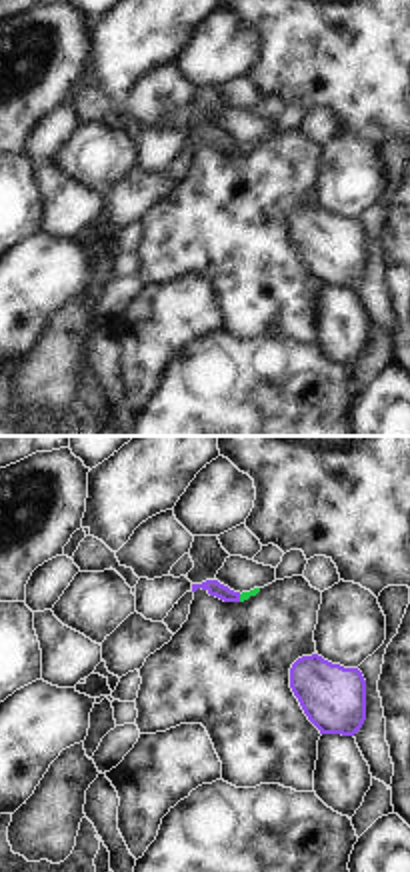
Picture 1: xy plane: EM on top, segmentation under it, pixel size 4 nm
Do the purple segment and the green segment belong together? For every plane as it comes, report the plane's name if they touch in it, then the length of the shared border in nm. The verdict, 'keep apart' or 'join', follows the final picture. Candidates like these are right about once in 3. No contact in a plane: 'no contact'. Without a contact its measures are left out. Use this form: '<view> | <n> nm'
xy | 30 nm

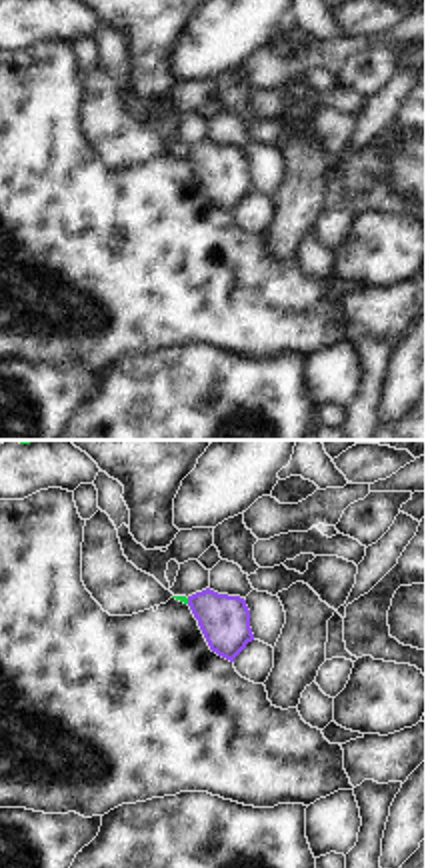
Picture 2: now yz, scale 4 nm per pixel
yz | 30 nm

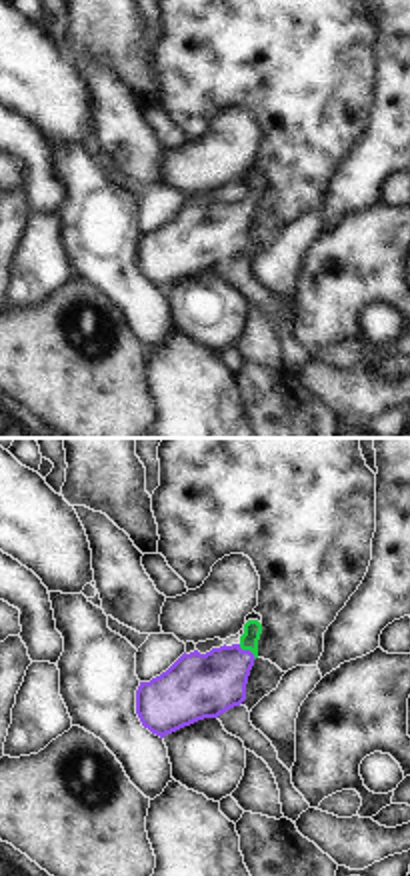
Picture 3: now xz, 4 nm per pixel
xz | 90 nm

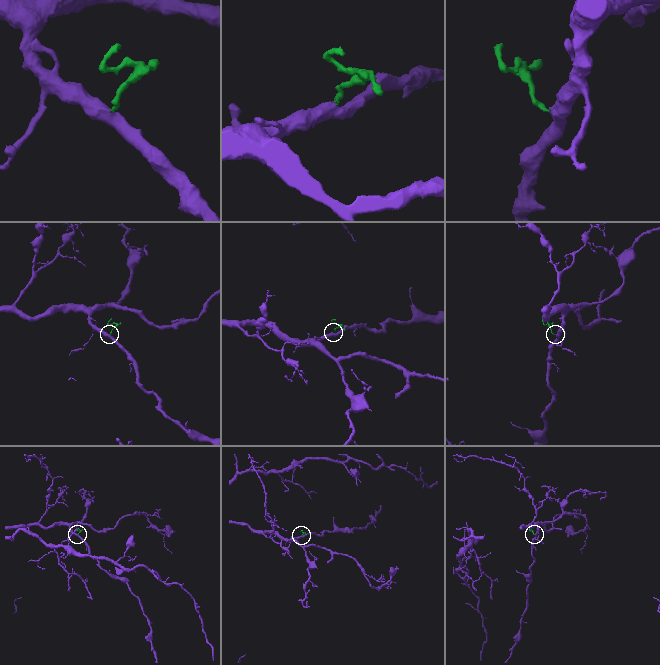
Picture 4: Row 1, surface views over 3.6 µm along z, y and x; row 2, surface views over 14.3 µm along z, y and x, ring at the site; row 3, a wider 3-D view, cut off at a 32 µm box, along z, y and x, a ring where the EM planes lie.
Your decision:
join

